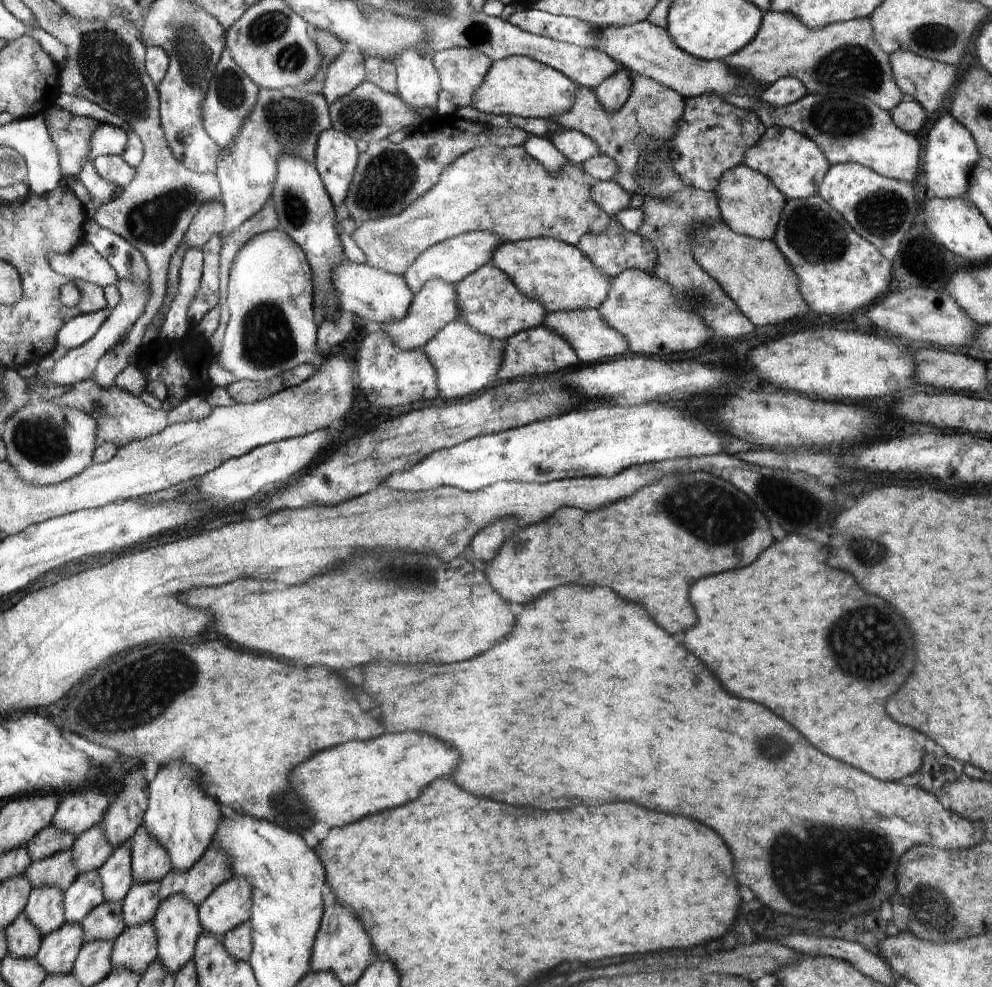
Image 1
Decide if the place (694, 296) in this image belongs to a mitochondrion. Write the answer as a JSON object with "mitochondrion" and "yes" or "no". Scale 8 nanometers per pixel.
{"mitochondrion":"yes"}

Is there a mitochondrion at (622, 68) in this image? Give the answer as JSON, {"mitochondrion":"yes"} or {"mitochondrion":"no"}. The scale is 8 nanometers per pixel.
{"mitochondrion":"no"}

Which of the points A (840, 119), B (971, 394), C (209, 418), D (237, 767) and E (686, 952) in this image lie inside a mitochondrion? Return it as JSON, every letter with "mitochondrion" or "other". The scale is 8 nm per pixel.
{"A":"mitochondrion","B":"other","C":"other","D":"other","E":"other"}

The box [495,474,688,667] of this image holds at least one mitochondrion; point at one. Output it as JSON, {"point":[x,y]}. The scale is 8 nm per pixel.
{"point":[518,545]}

